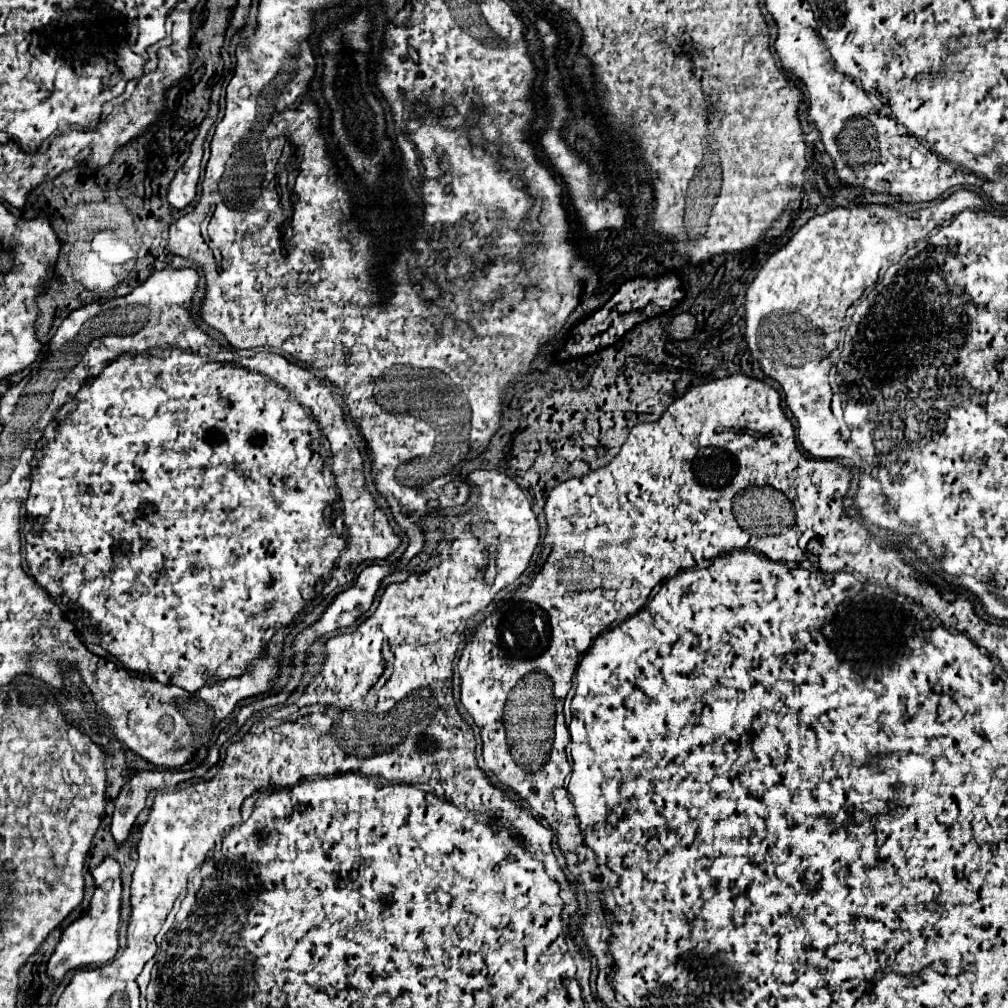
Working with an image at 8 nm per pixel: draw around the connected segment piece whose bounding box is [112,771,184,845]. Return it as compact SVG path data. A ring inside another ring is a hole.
M142 771L122 787L116 799L116 811L112 817L112 835L118 845L122 845L128 839L138 813L144 809L148 793L154 789L166 789L166 785L172 787L184 781L180 773L182 771Z

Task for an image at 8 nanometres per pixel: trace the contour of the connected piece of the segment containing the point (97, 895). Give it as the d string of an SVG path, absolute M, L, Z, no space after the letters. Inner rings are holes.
M106 857L104 863L100 863L94 869L94 879L96 879L96 891L92 895L88 911L66 927L66 931L62 933L62 939L60 939L56 951L54 951L54 955L48 961L46 973L56 983L60 983L70 969L86 967L86 965L92 965L92 963L106 963L118 951L120 893L122 893L122 881L120 881L120 865L118 865L118 861L112 859L112 857ZM106 881L112 881L112 885L108 889L104 887Z

